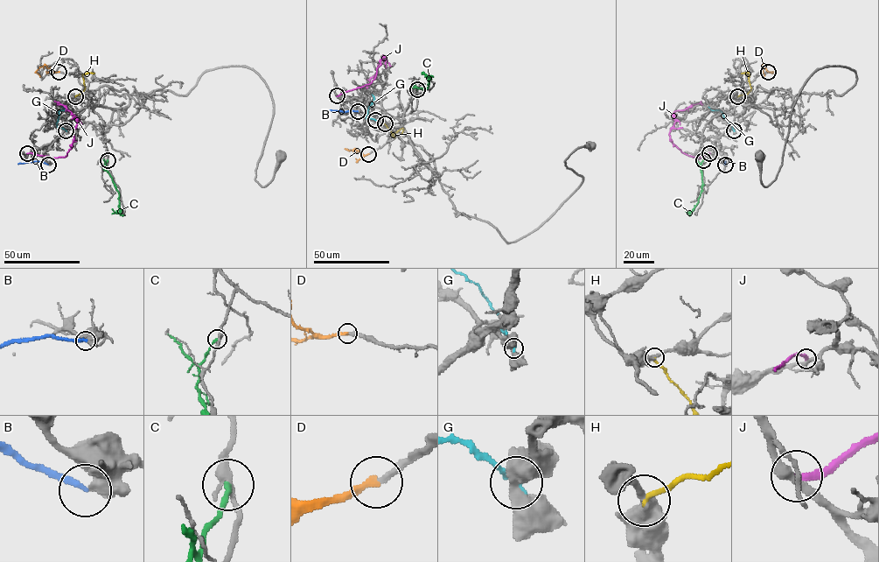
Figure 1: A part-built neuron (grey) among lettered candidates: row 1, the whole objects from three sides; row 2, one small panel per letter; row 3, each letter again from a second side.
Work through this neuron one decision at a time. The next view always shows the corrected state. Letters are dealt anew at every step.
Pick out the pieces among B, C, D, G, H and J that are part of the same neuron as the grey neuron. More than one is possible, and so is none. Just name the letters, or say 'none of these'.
D

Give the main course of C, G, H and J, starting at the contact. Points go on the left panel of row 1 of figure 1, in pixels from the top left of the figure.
C: (108, 160), (106, 170), (118, 193), (121, 212), (115, 213), (112, 208)
G: (66, 130), (56, 123), (59, 112), (65, 110), (62, 107)
H: (75, 96), (84, 89), (82, 74), (92, 73)
J: (27, 153), (64, 157), (71, 148), (77, 119), (64, 105), (54, 101)

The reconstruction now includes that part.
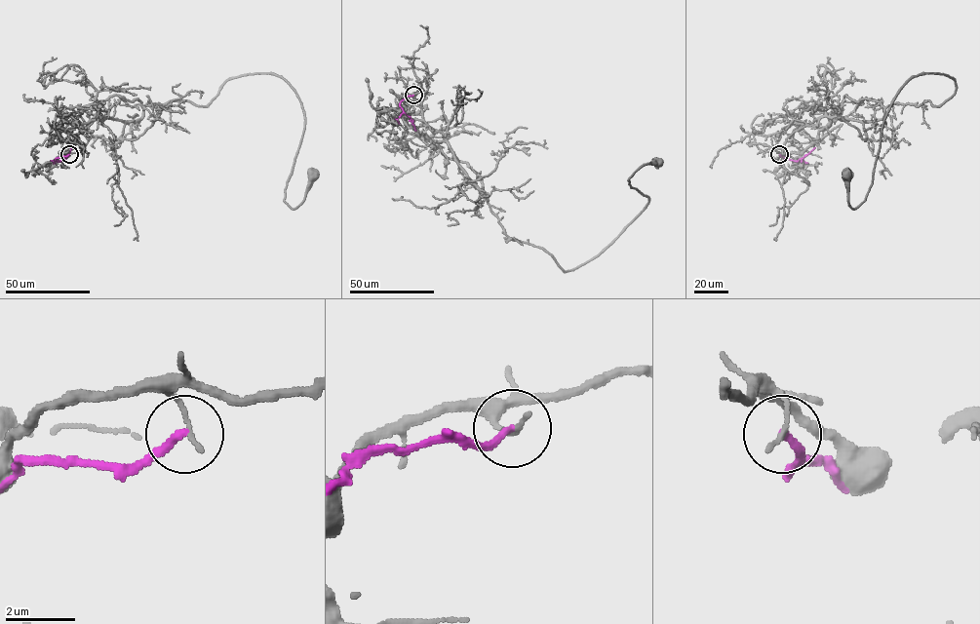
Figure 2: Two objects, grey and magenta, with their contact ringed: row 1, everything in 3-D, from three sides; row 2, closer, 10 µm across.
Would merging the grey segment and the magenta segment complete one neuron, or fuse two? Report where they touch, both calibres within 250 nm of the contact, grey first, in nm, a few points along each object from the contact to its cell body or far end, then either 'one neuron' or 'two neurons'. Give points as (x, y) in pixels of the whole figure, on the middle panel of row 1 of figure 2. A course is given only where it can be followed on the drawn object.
(413, 95) | 150/220 nm | grey via (413, 95), (408, 118), (480, 176), (505, 234), (565, 271), (646, 207), (628, 179), (656, 163) | magenta via (413, 95), (407, 96), (400, 106), (412, 121), (415, 131) | two neurons

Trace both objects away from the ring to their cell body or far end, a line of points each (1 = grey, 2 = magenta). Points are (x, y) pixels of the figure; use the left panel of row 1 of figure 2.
1: (69, 155), (110, 97), (207, 105), (233, 77), (274, 73), (304, 116), (292, 209), (312, 174)
2: (69, 155), (56, 160), (65, 159), (71, 147)

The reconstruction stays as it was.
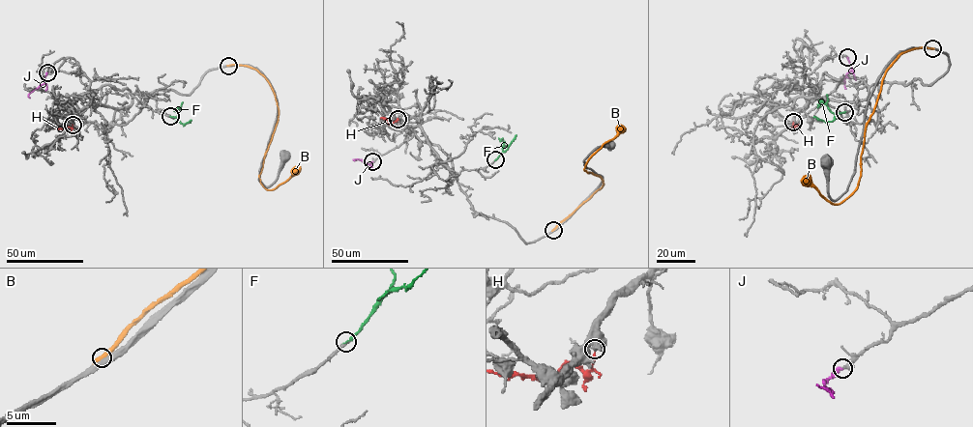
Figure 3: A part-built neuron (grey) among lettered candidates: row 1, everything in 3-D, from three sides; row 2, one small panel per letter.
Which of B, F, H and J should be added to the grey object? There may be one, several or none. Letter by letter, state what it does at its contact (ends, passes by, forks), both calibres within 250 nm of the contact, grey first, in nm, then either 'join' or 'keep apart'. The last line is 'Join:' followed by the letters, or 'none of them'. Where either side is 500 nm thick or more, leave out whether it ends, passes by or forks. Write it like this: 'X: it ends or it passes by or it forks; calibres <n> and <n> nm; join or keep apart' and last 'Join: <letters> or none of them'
B: calibres 480 and 500 nm; keep apart
F: it ends; calibres 260 and 190 nm; join
H: calibres 500 and 260 nm; keep apart
J: it ends; calibres 340 and 240 nm; join
Join: F, J

